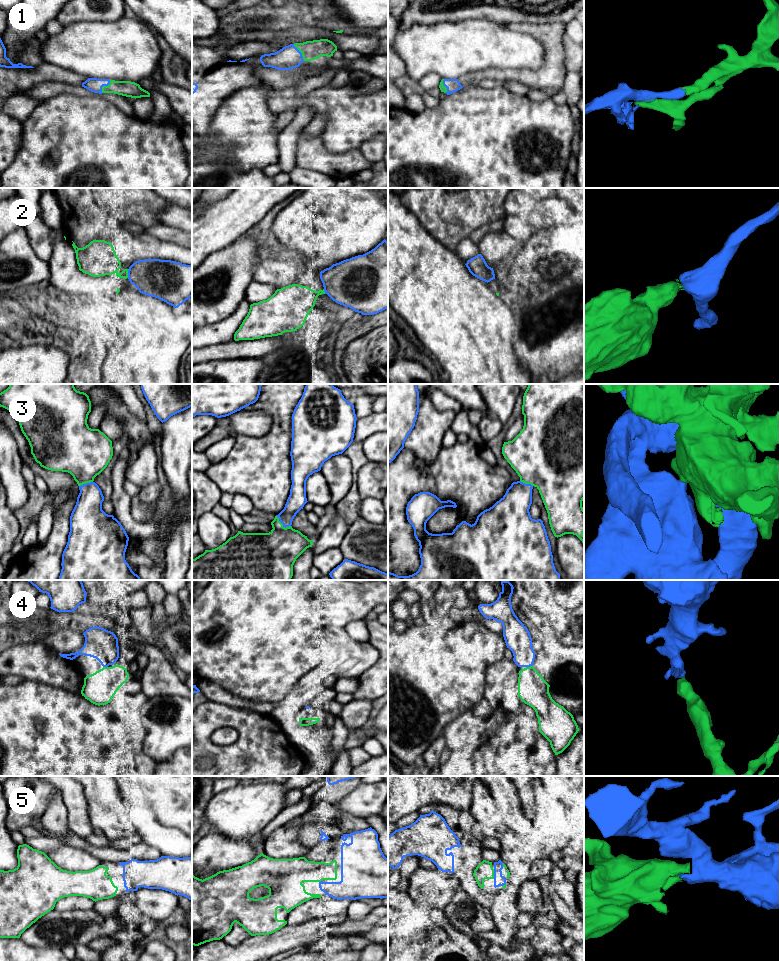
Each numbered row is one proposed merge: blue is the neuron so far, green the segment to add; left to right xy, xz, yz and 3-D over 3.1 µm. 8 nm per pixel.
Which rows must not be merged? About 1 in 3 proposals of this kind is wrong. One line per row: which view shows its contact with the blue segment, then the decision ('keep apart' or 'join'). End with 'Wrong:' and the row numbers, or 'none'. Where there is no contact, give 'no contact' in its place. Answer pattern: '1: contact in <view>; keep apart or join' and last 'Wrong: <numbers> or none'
1: contact in xy; join
2: contact in xy; keep apart
3: contact in xz; join
4: contact in yz; join
5: contact in yz; join
Wrong: 2

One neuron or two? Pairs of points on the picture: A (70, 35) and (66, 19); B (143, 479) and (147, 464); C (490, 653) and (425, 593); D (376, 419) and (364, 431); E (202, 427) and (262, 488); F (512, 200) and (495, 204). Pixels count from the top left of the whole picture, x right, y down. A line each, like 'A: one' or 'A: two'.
A: two
B: one
C: two
D: one
E: two
F: two

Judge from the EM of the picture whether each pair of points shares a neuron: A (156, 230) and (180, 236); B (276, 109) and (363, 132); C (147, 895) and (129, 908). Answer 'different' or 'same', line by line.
A: same
B: same
C: different

